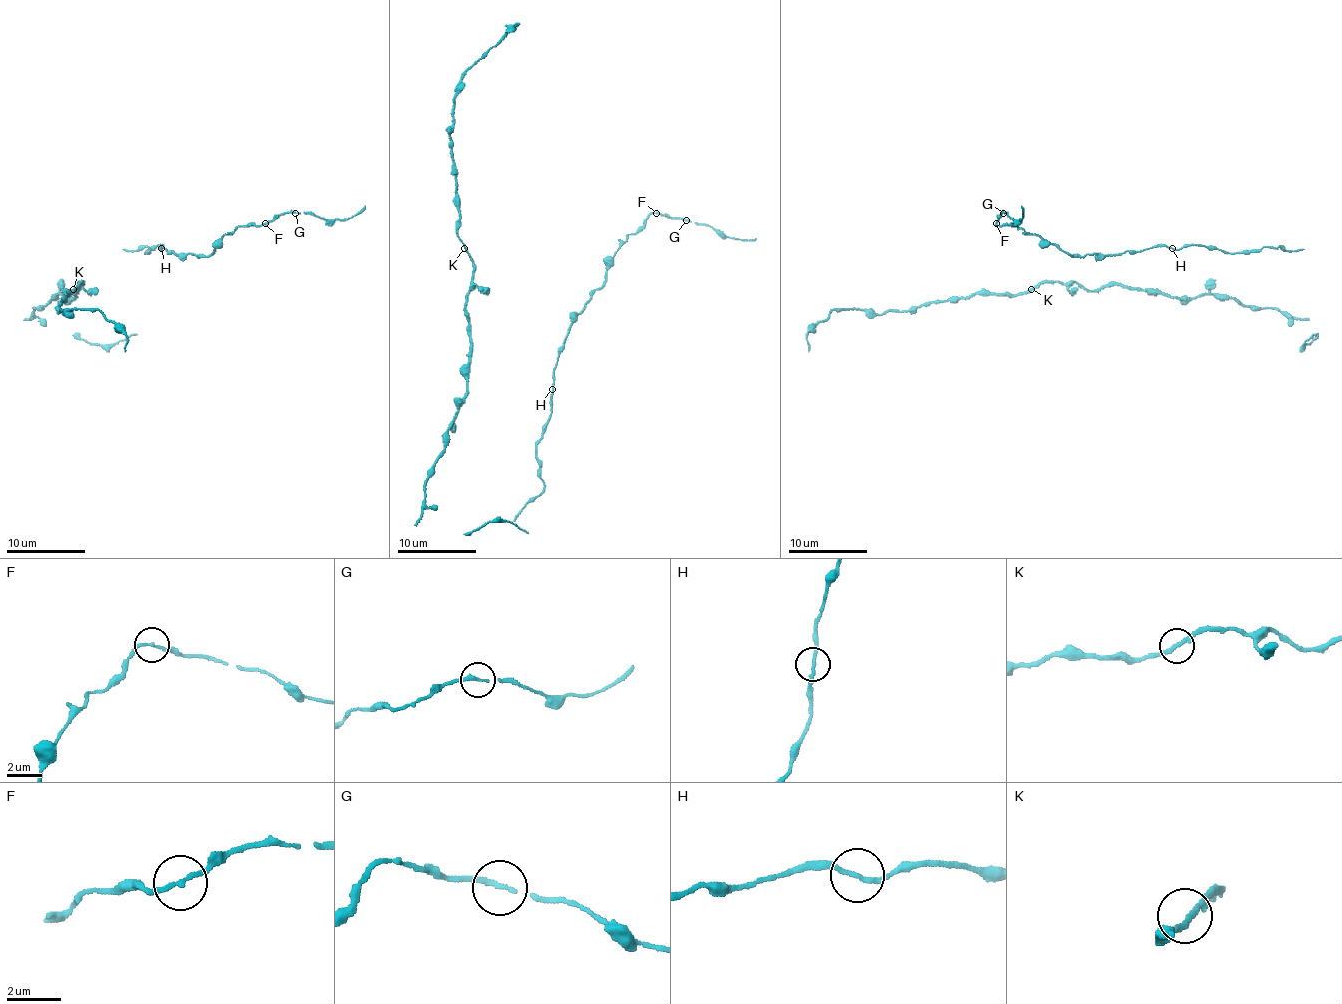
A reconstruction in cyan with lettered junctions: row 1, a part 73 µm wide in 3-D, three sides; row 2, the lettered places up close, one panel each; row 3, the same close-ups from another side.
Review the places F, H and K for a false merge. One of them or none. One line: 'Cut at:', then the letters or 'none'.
Cut at: none

